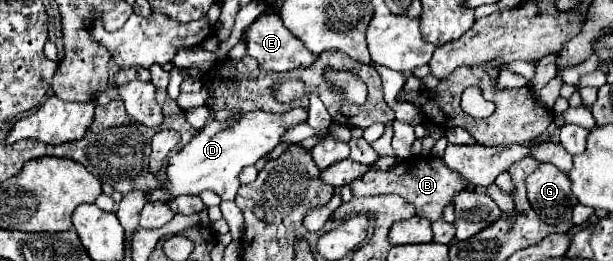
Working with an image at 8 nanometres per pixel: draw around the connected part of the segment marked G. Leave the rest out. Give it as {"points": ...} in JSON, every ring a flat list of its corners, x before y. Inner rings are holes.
{"points":[[540,162,538,170,534,170,526,178,526,190,528,190,528,202,542,222,560,224,562,220,572,218,572,208,578,204,578,200,574,198,574,194,570,190,570,178,564,172,560,172,554,164]]}

